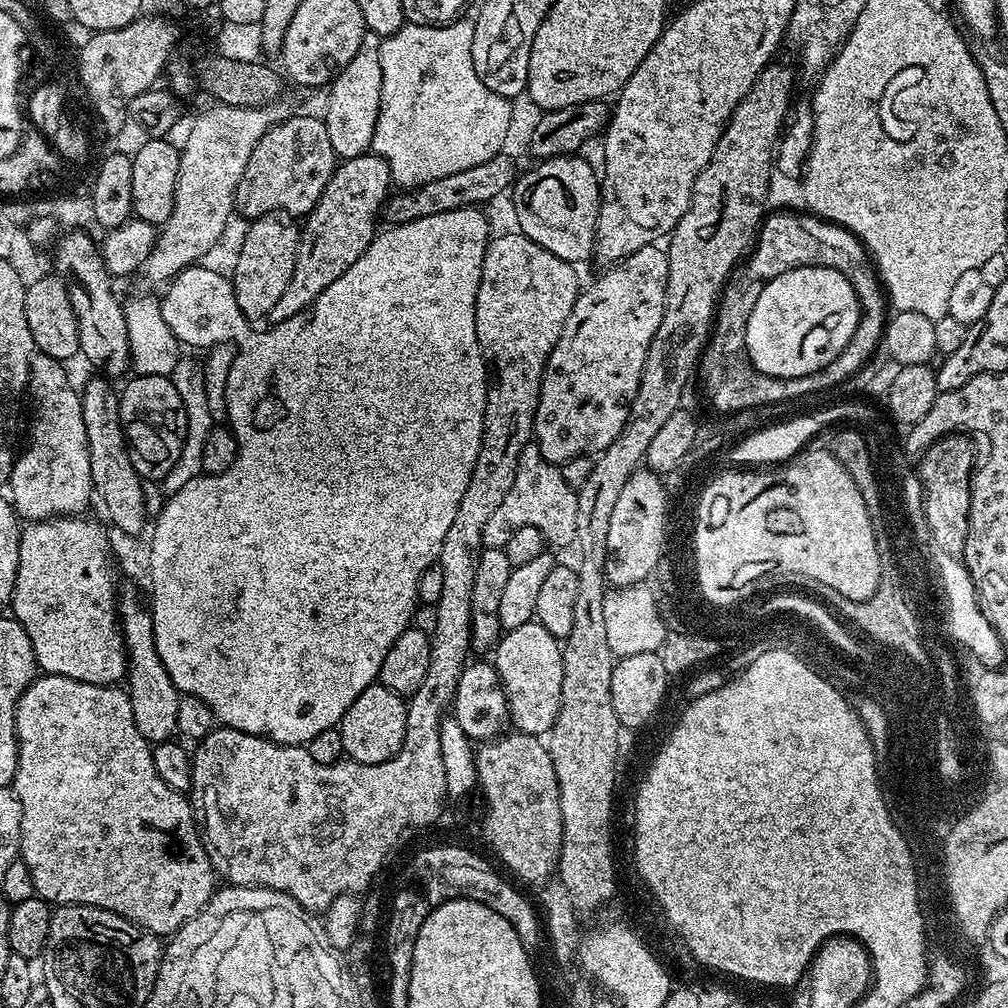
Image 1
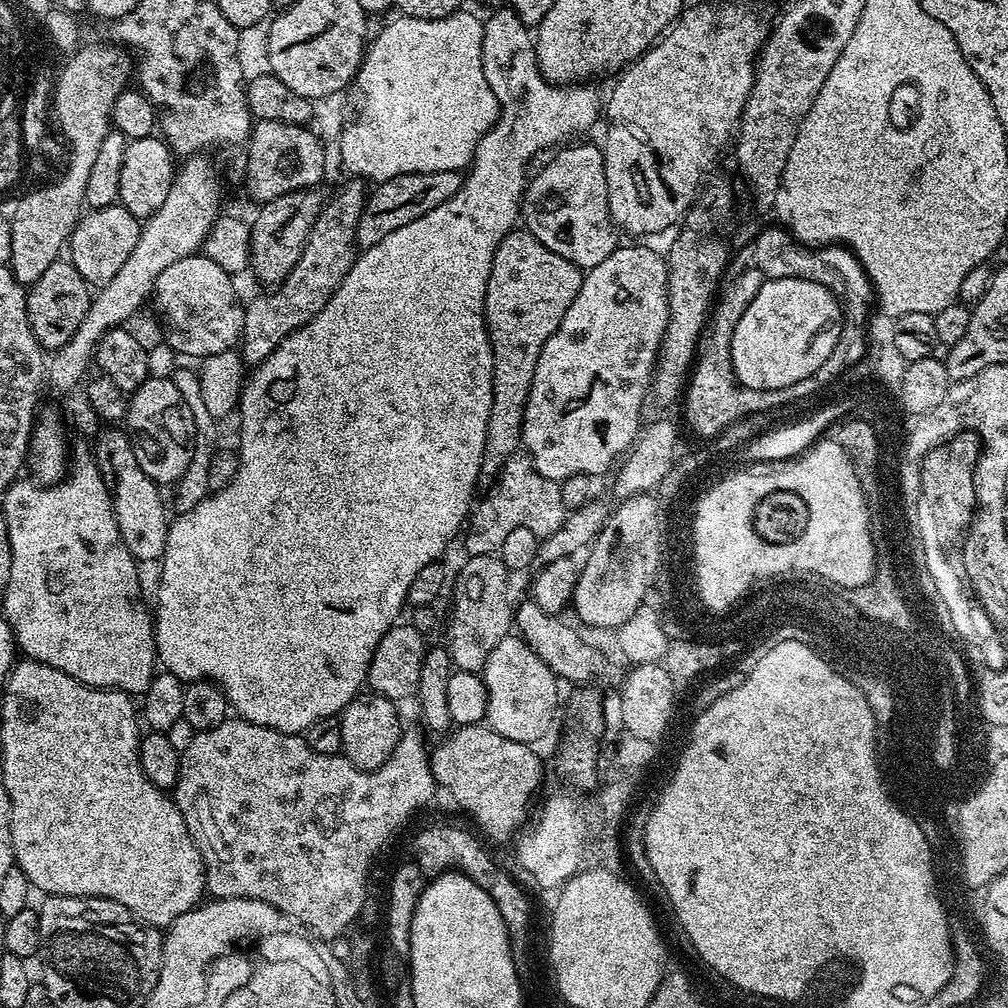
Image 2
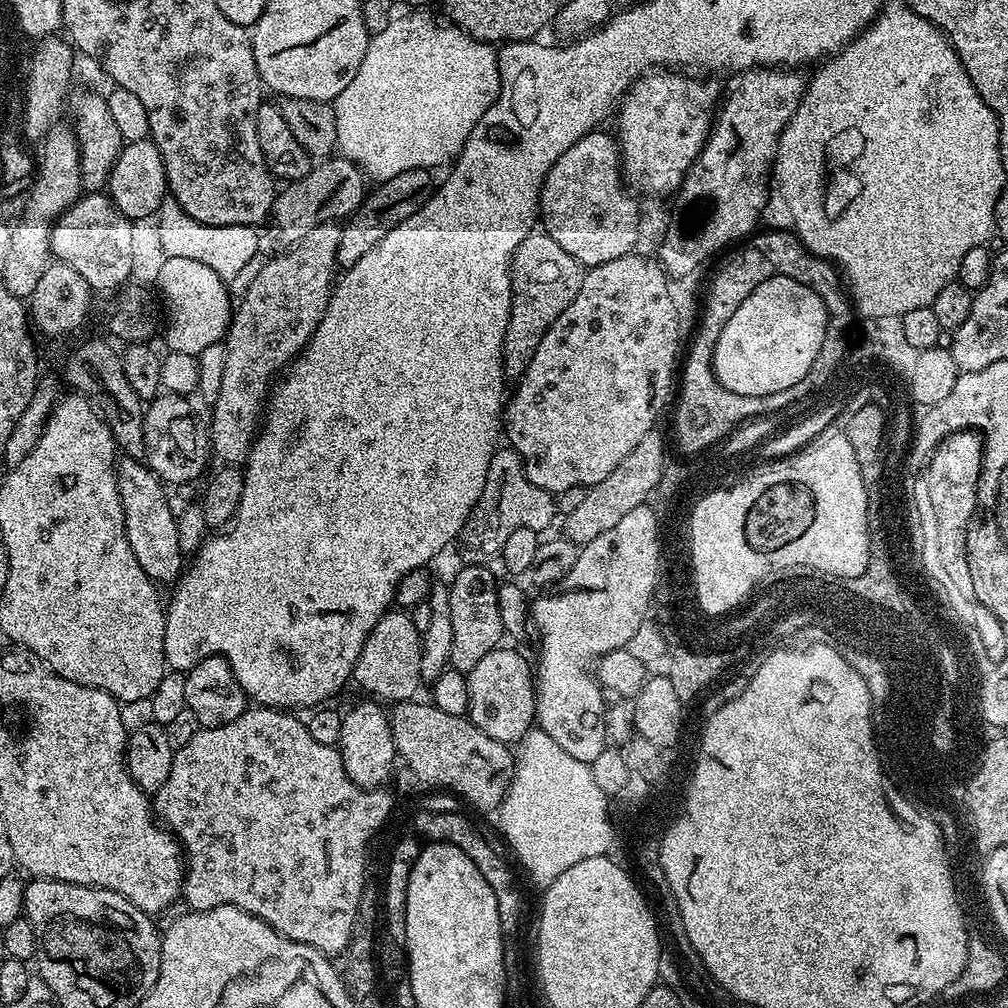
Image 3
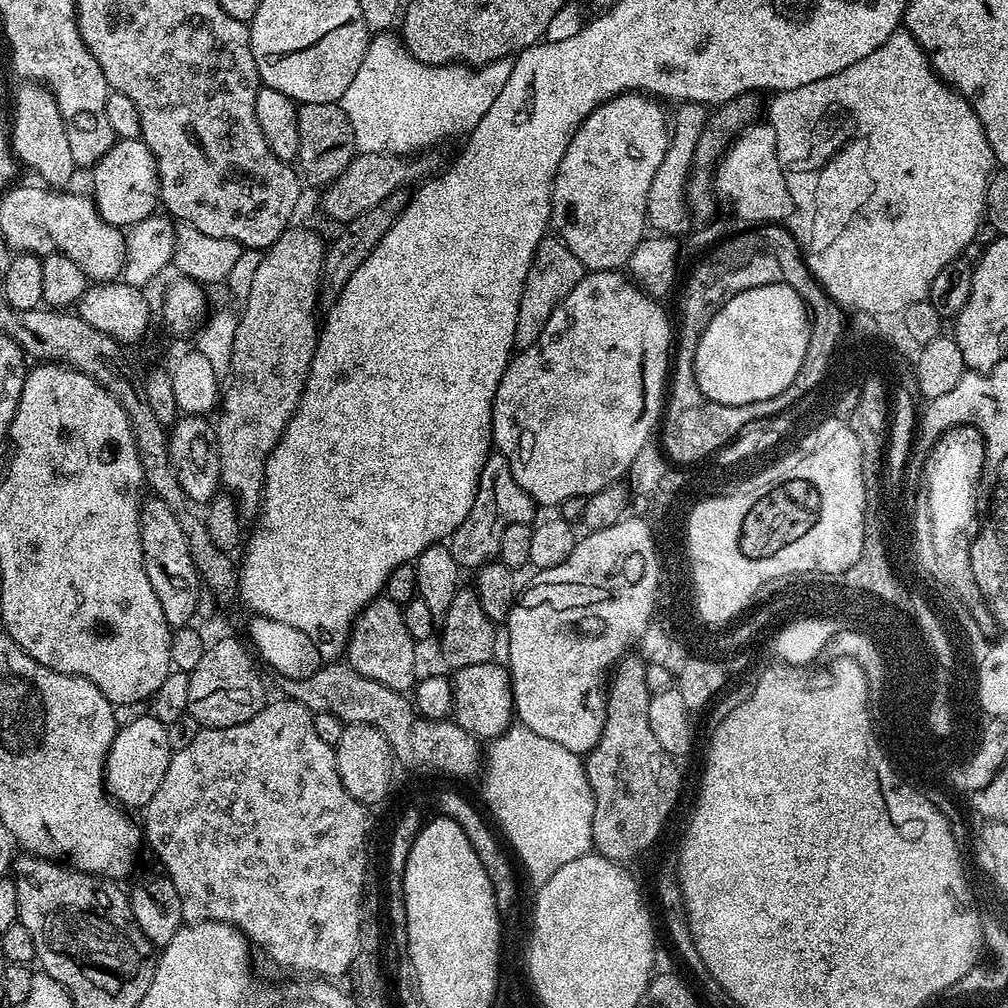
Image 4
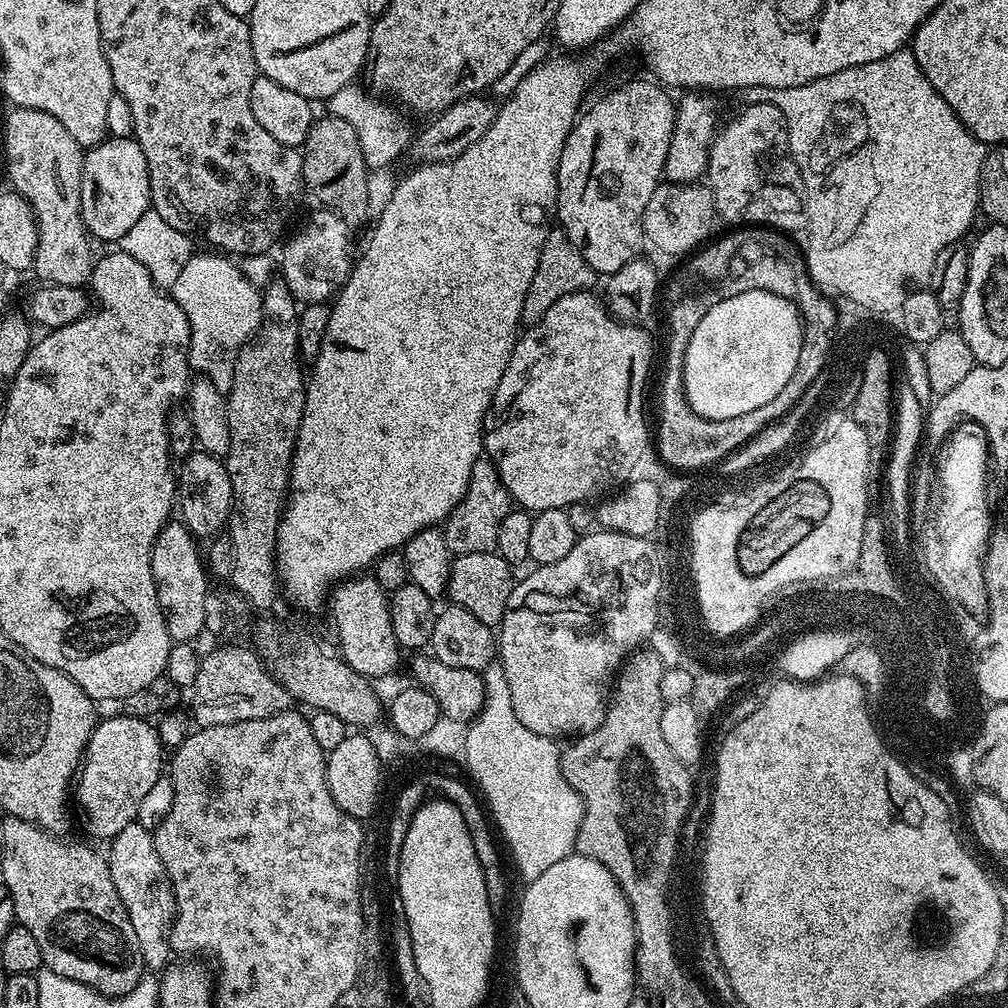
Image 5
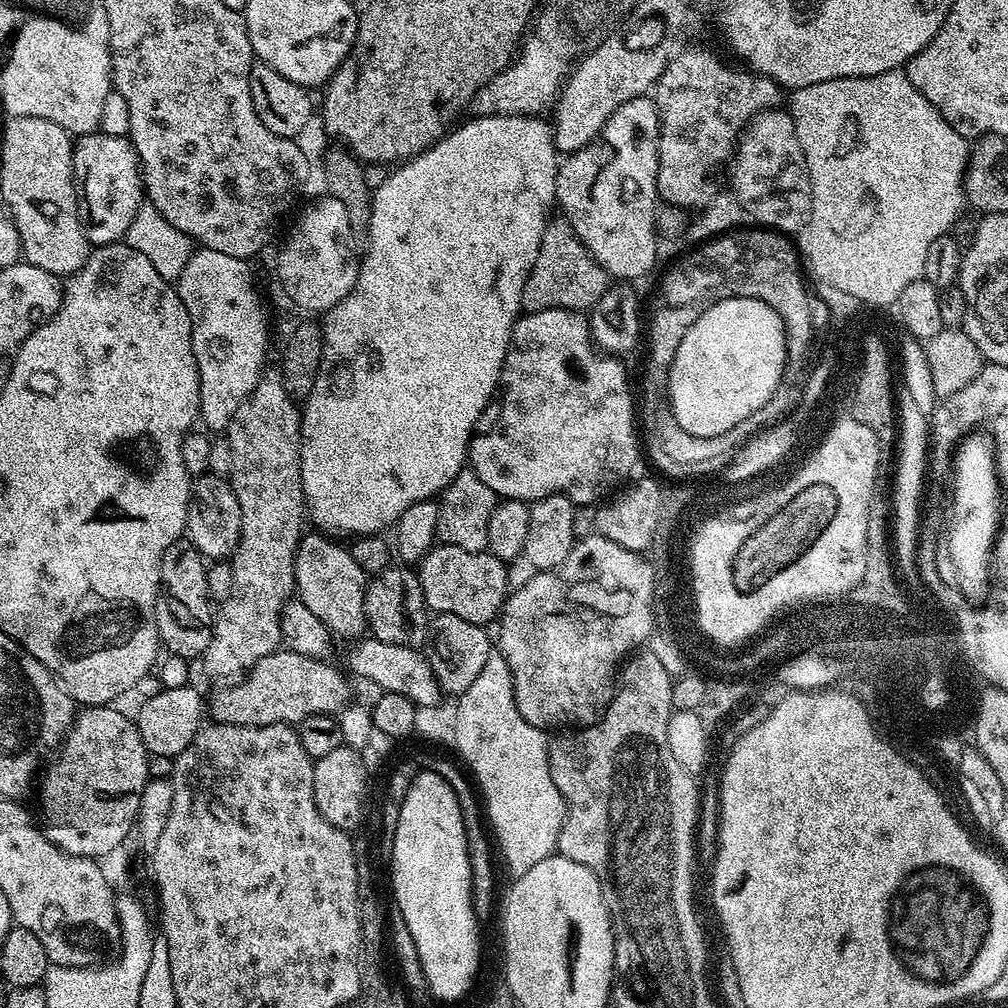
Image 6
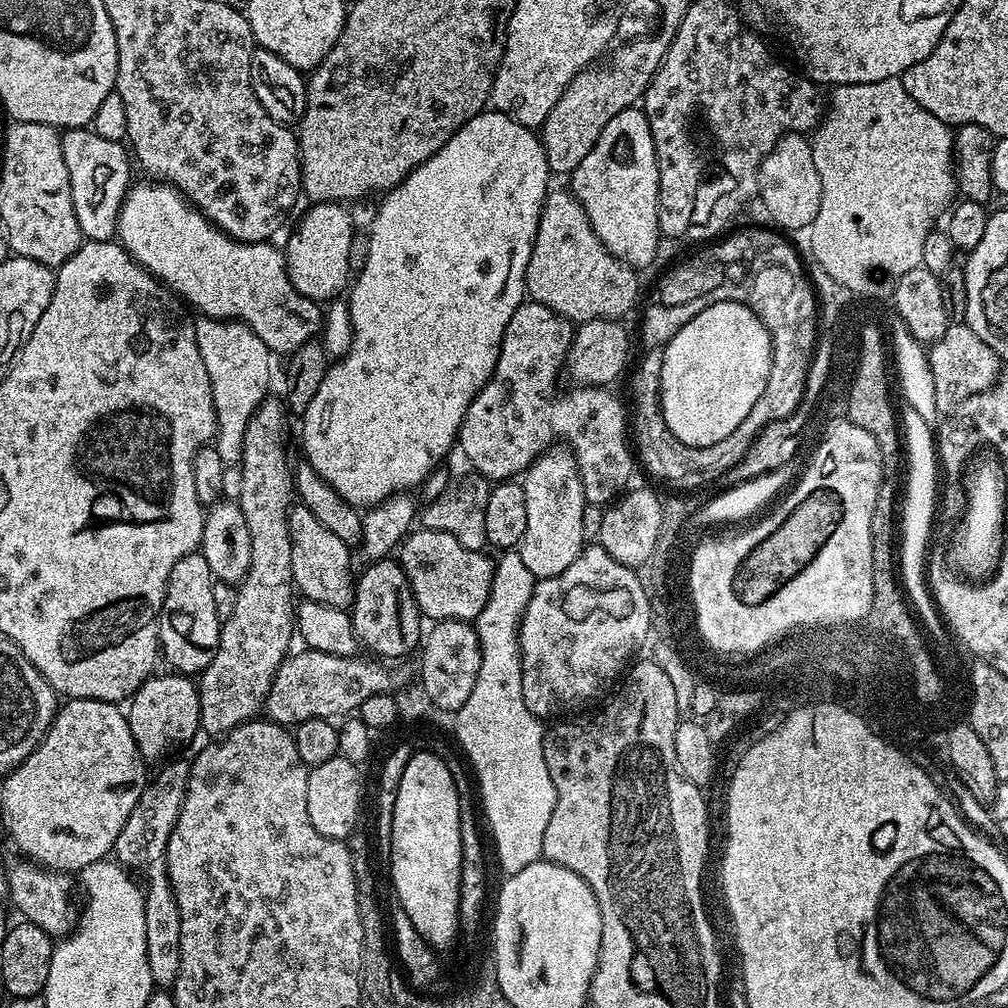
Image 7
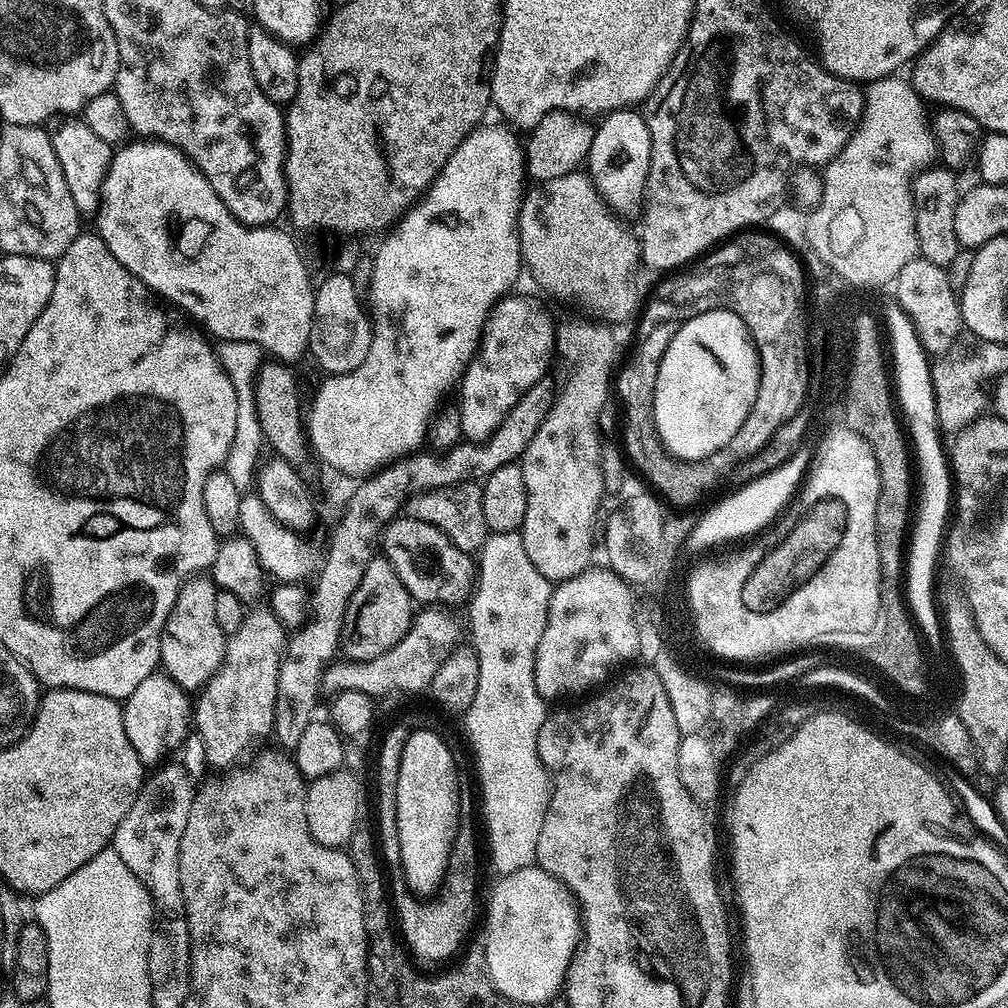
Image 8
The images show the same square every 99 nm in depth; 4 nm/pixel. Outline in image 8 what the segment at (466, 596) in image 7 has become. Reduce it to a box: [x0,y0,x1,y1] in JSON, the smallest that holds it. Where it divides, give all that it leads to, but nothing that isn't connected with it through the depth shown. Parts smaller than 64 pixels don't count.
[382,514,478,606]

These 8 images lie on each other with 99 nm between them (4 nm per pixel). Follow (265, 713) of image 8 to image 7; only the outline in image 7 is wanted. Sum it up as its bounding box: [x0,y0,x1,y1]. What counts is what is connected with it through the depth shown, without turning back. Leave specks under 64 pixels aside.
[198,398,294,738]

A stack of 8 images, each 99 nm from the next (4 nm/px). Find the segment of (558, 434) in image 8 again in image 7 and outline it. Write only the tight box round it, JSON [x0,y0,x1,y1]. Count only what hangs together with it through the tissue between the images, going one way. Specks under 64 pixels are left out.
[518,447,586,580]

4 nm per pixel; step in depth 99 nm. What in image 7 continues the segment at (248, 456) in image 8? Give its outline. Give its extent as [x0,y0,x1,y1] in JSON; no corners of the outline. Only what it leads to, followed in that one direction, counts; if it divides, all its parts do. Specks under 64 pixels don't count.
[195,318,273,466]

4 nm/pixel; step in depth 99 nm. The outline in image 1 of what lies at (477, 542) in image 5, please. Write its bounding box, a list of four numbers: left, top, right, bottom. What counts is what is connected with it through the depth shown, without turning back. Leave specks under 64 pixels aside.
[482,442,578,549]

